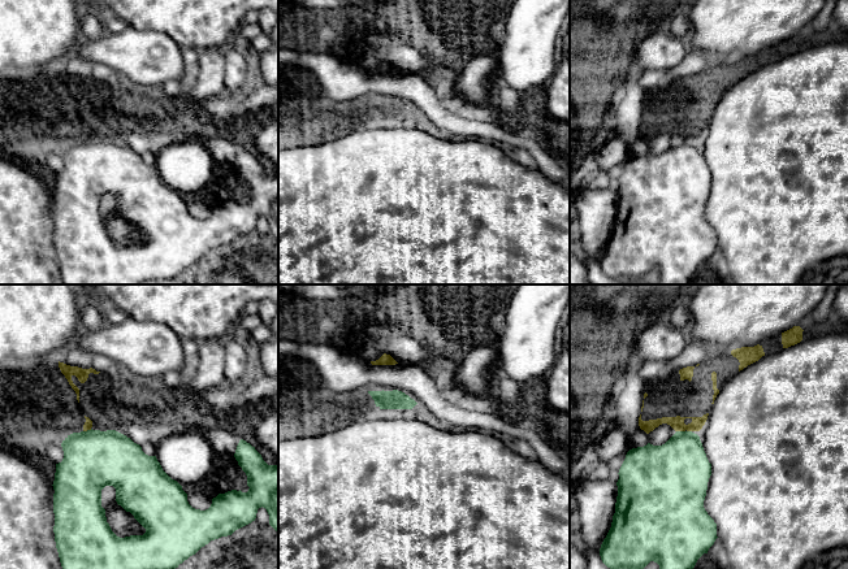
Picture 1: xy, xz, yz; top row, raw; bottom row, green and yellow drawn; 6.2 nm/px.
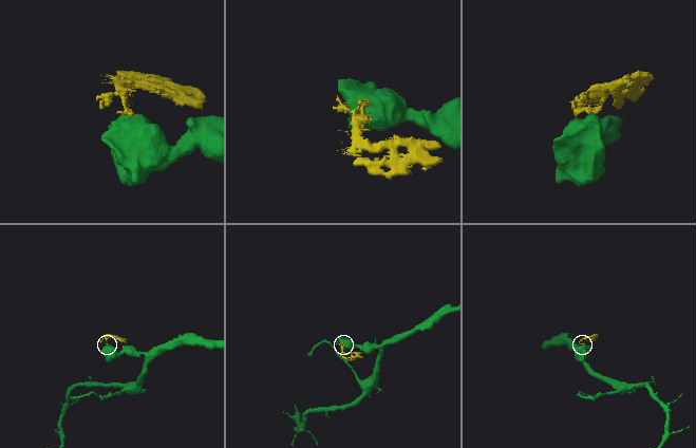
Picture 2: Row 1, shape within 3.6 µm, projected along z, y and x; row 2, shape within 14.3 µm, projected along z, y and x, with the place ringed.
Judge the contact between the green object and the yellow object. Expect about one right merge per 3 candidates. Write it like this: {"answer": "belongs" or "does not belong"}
{"answer": "does not belong"}

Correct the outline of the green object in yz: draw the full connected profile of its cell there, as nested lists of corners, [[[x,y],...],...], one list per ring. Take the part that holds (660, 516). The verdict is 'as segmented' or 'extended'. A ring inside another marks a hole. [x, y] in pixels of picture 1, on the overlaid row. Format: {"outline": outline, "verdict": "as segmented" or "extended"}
{"outline": [[[676,431],[662,446],[653,446],[648,443],[644,447],[632,448],[627,452],[618,474],[619,479],[616,482],[618,496],[615,503],[615,513],[613,516],[611,527],[600,548],[600,556],[602,563],[610,569],[644,569],[650,561],[657,563],[659,565],[659,569],[693,569],[697,560],[704,553],[708,553],[709,548],[714,544],[715,539],[718,538],[717,524],[704,508],[708,482],[711,475],[711,464],[706,457],[700,436],[692,431]]], "verdict": "as segmented"}

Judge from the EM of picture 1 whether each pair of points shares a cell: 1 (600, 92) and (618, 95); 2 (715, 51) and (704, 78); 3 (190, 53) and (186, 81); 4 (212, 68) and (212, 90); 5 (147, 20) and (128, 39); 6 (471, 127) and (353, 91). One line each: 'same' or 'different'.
1: different
2: different
3: same
4: same
5: different
6: same

